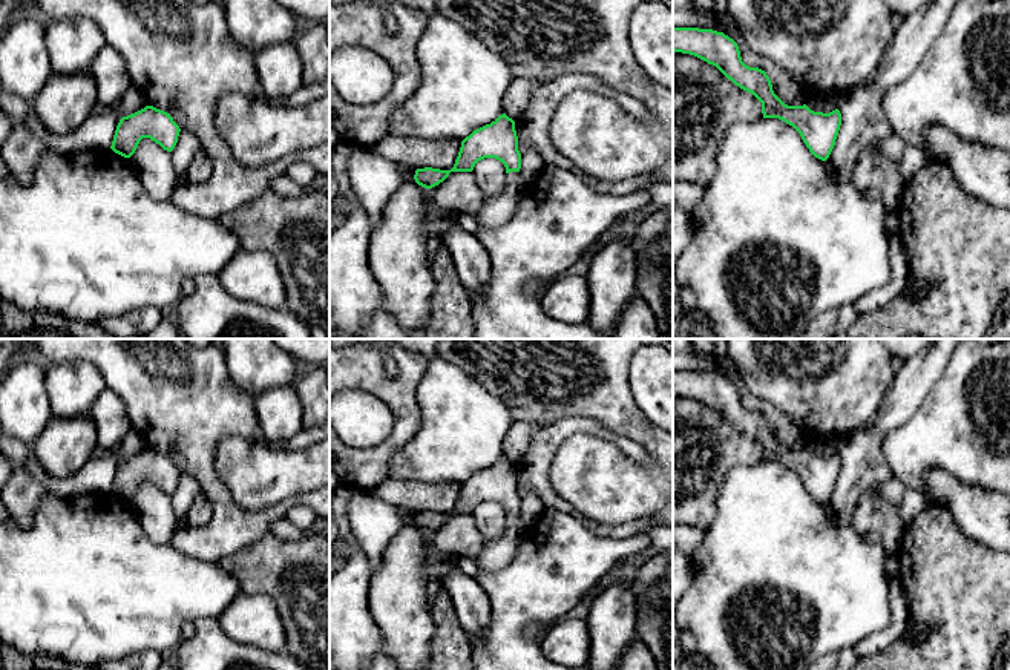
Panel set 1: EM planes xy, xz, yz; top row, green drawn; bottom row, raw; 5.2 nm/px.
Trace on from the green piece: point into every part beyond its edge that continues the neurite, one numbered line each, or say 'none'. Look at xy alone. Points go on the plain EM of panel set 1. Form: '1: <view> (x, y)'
none

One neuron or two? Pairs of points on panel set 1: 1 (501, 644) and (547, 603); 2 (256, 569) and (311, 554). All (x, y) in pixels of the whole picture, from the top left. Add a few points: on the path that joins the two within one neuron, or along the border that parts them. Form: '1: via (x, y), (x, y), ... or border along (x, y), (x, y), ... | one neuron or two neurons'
1: via (511, 632), (535, 607) | one neuron
2: via (270, 568), (298, 564) | one neuron

